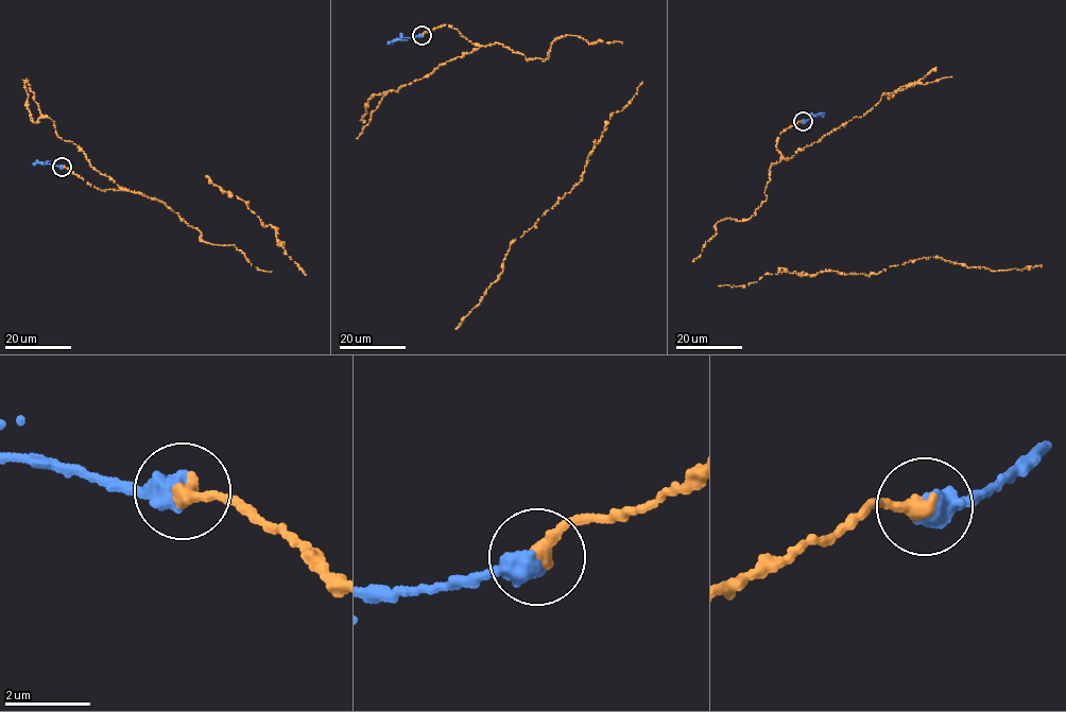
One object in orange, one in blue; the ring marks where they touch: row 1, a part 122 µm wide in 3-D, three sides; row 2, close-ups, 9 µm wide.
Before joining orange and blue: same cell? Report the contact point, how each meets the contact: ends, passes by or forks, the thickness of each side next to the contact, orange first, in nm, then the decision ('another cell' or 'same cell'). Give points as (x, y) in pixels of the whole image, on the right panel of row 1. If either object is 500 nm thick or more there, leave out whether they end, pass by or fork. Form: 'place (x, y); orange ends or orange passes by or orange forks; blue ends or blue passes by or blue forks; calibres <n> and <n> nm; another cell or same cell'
place (803, 121); calibres 380 and 550 nm; another cell

